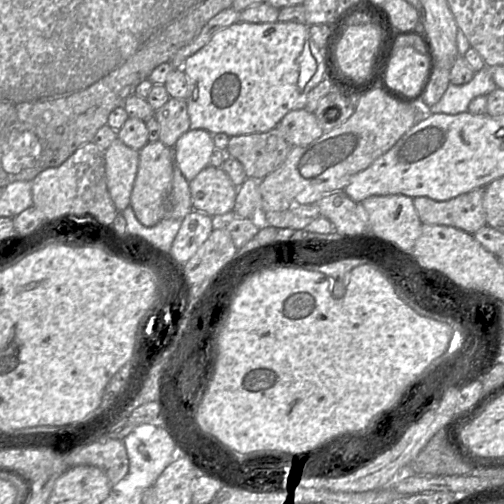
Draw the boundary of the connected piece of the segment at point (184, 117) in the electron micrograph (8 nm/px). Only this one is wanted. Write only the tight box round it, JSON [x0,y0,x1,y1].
[154,98,190,148]

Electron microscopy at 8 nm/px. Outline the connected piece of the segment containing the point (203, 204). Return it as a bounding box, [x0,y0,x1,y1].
[189,166,237,219]

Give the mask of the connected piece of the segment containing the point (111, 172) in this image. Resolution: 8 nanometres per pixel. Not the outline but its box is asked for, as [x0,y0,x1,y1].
[104,138,139,213]

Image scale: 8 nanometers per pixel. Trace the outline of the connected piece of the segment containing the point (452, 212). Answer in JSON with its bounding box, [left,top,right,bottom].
[413,188,486,234]

